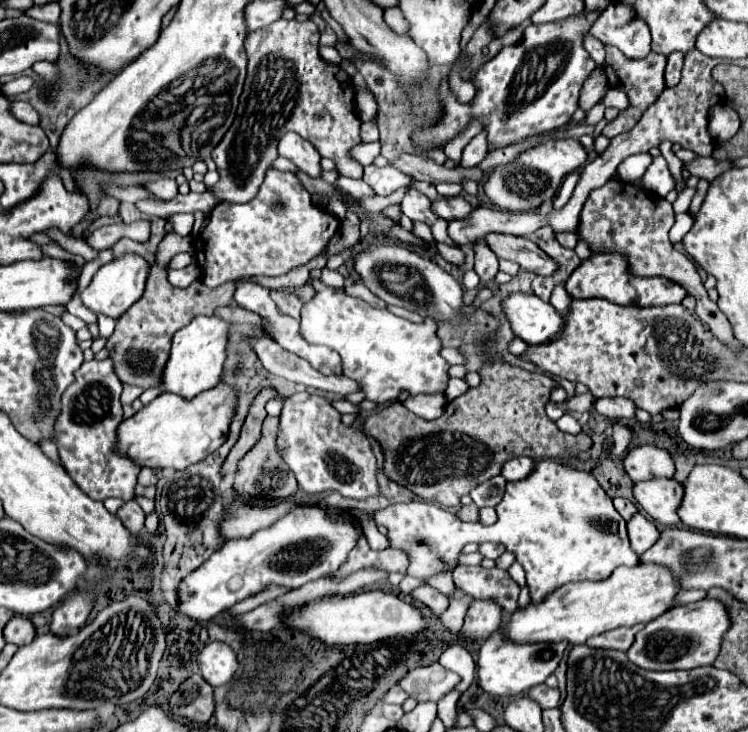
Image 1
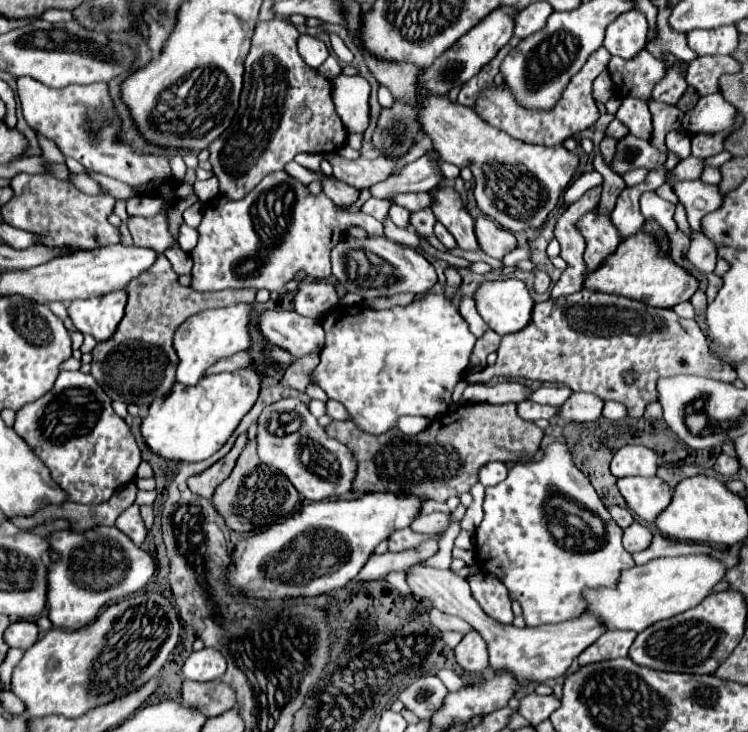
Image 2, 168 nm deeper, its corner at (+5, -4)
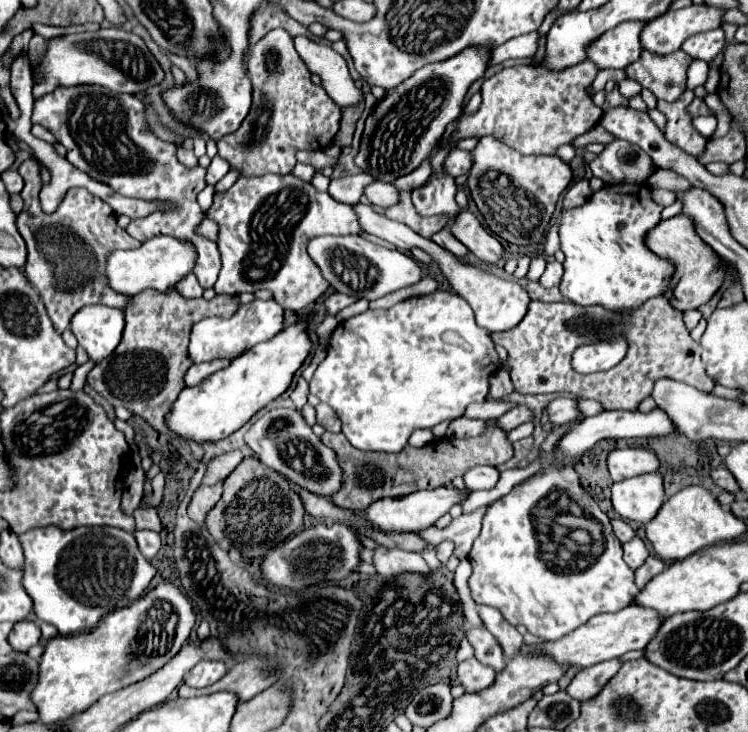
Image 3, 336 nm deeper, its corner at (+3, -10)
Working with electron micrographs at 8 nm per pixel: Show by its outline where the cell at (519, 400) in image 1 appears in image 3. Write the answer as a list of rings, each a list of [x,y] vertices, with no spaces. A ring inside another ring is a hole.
[[[489,426],[483,436],[465,438],[465,440],[451,440],[441,438],[433,440],[423,448],[407,446],[397,454],[389,452],[363,452],[353,448],[343,434],[329,434],[321,436],[323,444],[331,446],[337,454],[339,466],[343,468],[343,488],[331,496],[333,504],[345,510],[367,510],[373,502],[381,498],[401,498],[417,490],[429,490],[449,484],[455,476],[463,476],[469,468],[477,464],[487,466],[503,466],[513,456],[513,444],[507,440],[507,432],[497,426]]]

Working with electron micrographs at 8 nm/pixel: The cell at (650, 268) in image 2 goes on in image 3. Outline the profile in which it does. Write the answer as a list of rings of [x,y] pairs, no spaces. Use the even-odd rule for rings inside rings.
[[[679,214],[669,220],[661,220],[659,226],[655,226],[647,234],[645,242],[659,256],[665,256],[675,262],[675,274],[671,278],[671,288],[667,290],[665,296],[671,300],[671,304],[677,310],[681,310],[681,312],[697,310],[699,306],[707,304],[713,298],[713,294],[721,288],[727,266],[725,266],[723,258],[717,252],[713,252],[713,248],[703,244],[703,240],[695,232],[695,224],[691,222],[689,216]]]

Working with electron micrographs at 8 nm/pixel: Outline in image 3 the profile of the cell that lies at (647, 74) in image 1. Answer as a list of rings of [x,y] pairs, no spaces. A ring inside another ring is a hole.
[[[681,50],[667,56],[641,52],[639,60],[625,70],[629,78],[637,80],[643,88],[649,88],[657,98],[675,102],[687,88],[687,68],[691,60],[693,58]]]

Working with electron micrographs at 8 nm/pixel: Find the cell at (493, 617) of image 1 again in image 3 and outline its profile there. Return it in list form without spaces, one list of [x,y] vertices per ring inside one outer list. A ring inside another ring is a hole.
[[[475,658],[461,662],[459,670],[457,670],[457,676],[459,676],[459,680],[461,680],[467,694],[481,692],[481,690],[489,688],[495,682],[495,670],[481,664]]]

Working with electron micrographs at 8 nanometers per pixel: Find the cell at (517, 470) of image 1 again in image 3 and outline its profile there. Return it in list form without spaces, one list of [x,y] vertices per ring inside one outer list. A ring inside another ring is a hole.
[[[475,466],[469,468],[463,478],[465,478],[465,486],[471,490],[489,490],[497,484],[499,472],[493,466]]]

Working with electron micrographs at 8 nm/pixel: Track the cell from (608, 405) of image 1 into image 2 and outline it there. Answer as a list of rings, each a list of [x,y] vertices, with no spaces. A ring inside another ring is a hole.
[[[575,392],[559,410],[559,416],[575,422],[593,422],[603,416],[603,400],[585,394],[585,392]]]

